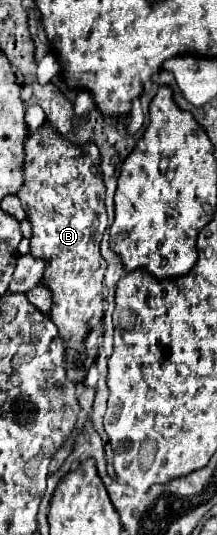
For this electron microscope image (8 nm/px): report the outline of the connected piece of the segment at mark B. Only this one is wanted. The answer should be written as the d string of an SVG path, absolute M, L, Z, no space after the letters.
M49 122L39 126L35 132L27 136L25 142L25 182L21 192L17 192L27 218L33 224L31 236L31 254L47 260L47 270L43 276L43 284L53 290L53 314L51 320L59 328L59 334L65 342L67 370L69 380L81 382L87 376L91 362L97 356L99 336L103 334L103 276L107 270L107 262L99 252L101 236L107 228L105 214L105 184L101 174L101 154L95 142L85 142L83 146L71 144L63 138Z

